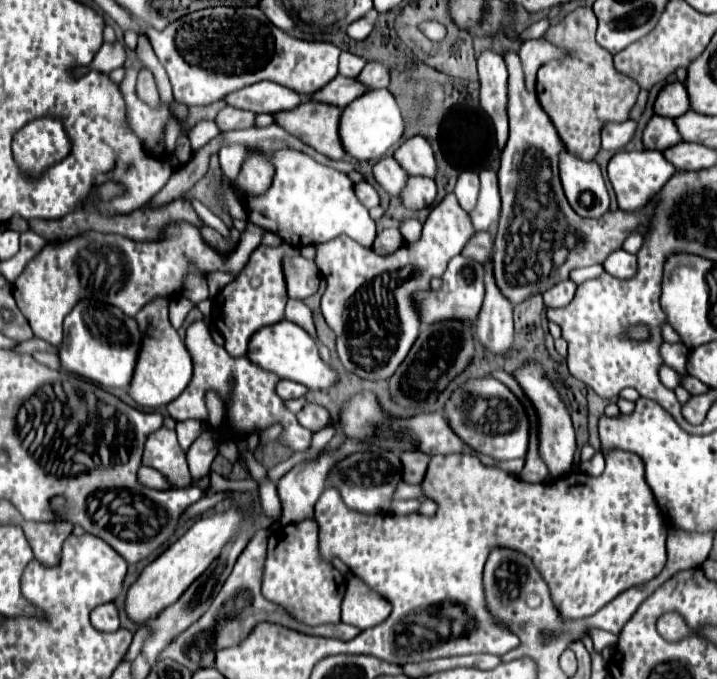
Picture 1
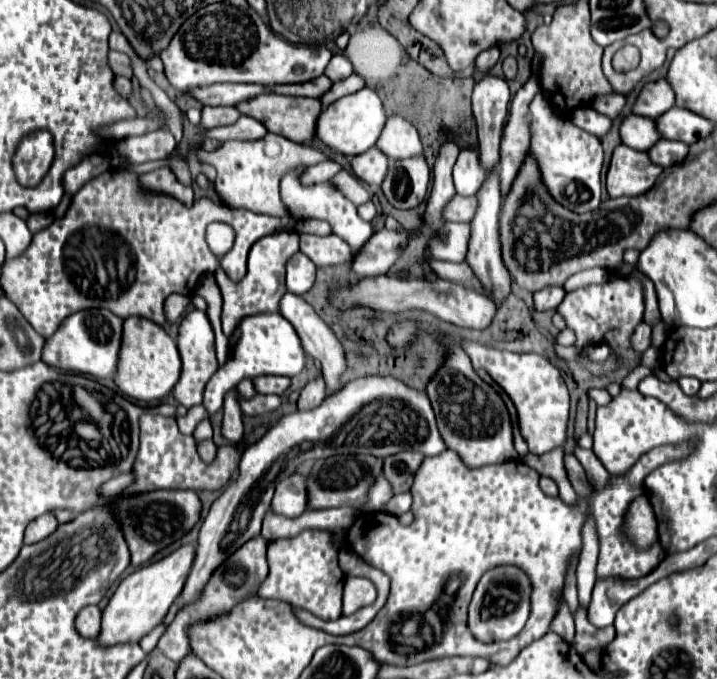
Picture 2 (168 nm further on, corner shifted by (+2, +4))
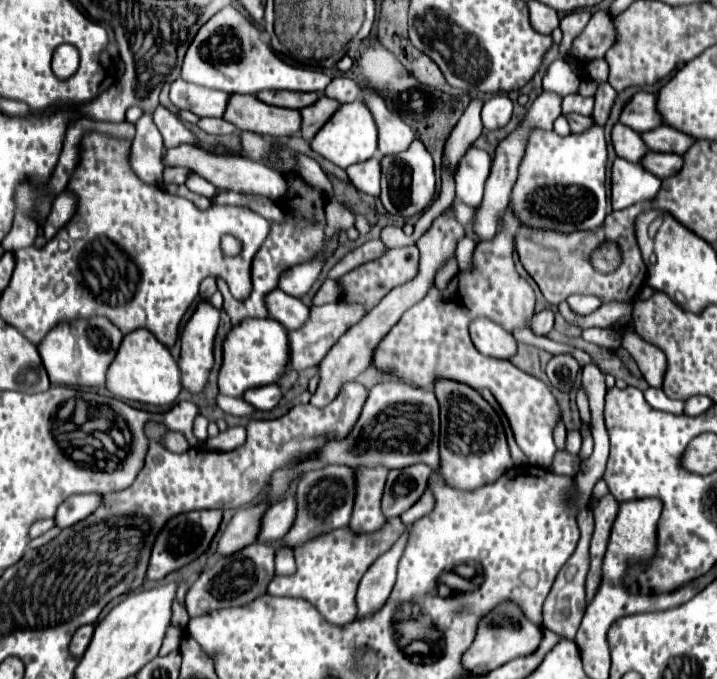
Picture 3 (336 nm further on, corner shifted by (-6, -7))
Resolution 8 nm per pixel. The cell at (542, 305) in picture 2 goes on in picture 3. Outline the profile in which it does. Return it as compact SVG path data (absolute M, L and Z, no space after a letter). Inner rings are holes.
M549 308L537 312L531 318L531 332L537 334L537 336L547 336L553 330L553 318L555 318L555 314Z

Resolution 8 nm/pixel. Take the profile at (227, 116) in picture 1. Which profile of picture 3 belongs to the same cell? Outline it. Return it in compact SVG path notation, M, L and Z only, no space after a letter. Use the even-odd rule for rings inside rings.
M201 118L201 120L197 122L197 126L199 126L201 130L205 130L207 134L215 134L215 136L235 132L235 126L229 124L227 120L223 120L223 118Z

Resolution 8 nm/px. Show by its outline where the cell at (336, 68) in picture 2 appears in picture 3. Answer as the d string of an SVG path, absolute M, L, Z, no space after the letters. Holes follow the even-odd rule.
M337 76L325 88L325 96L339 100L339 102L355 102L355 100L359 100L361 90L355 80L349 80L345 76Z

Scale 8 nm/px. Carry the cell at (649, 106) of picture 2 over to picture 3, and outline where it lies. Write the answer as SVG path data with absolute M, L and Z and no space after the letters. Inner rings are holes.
M637 92L625 106L621 112L621 124L633 128L635 132L647 132L653 130L657 126L661 126L661 116L655 108L657 96L651 92Z

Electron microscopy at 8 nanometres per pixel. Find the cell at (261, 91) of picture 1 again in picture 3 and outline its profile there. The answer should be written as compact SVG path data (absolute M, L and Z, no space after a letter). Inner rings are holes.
M177 78L171 84L169 98L179 110L189 110L189 112L197 114L199 118L203 118L203 116L221 118L225 112L225 104L229 100L229 94L221 92L221 90L199 86L193 82L189 84L183 78Z

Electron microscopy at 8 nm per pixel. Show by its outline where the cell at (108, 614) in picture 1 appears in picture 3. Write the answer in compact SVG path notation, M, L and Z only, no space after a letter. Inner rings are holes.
M85 624L85 626L81 626L75 634L73 634L73 638L71 638L71 644L69 644L69 652L73 654L73 656L81 656L83 652L85 652L85 648L89 646L89 642L91 642L91 636L93 636L93 624Z

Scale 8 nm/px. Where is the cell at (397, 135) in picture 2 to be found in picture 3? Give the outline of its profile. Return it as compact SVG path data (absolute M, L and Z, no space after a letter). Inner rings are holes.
M365 88L361 94L379 130L379 154L385 156L393 152L403 152L415 140L413 130L385 106L383 98L375 90Z

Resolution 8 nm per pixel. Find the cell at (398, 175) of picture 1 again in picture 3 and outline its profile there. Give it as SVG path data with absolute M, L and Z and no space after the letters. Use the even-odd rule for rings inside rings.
M377 158L359 162L359 164L353 164L347 168L347 176L349 176L351 184L359 192L365 192L369 196L379 196L379 190L381 190L379 188L379 172L381 172L381 166L379 166Z

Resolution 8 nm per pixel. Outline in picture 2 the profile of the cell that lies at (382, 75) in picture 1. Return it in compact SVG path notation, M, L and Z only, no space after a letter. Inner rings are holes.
M353 73L351 77L333 83L333 89L329 89L329 93L325 93L325 97L321 97L321 103L327 107L329 103L337 101L339 97L349 95L349 93L355 93L355 91L359 91L359 89L363 89L363 87L365 87L365 79L363 79L361 75L355 75L355 73Z

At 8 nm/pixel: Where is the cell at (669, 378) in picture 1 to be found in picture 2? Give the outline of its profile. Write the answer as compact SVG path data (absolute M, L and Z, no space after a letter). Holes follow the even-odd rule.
M639 366L631 371L622 382L622 388L628 390L637 389L637 385L640 380L645 376L653 375L655 368L647 368L645 366Z

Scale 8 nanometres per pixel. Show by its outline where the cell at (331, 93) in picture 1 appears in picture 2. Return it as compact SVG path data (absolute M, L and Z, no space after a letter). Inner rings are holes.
M321 75L321 77L317 77L313 81L307 81L307 83L301 83L301 85L277 85L277 87L273 87L273 91L279 93L279 95L319 99L331 89L331 85L333 85L333 81L325 75Z

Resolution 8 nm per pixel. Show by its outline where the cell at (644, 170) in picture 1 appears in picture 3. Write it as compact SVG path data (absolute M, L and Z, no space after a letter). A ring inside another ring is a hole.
M617 158L611 168L611 206L623 210L635 202L651 200L659 192L661 180L641 168L641 164Z

